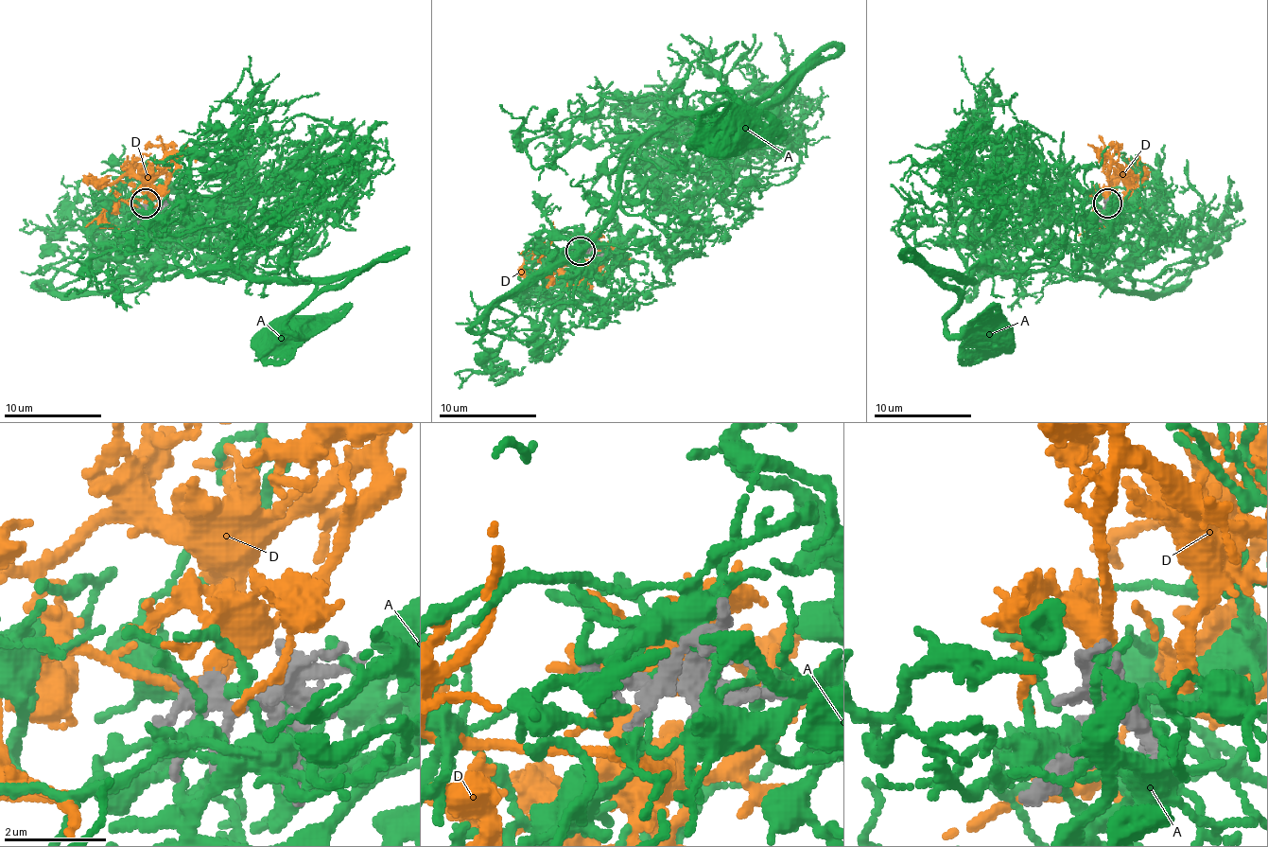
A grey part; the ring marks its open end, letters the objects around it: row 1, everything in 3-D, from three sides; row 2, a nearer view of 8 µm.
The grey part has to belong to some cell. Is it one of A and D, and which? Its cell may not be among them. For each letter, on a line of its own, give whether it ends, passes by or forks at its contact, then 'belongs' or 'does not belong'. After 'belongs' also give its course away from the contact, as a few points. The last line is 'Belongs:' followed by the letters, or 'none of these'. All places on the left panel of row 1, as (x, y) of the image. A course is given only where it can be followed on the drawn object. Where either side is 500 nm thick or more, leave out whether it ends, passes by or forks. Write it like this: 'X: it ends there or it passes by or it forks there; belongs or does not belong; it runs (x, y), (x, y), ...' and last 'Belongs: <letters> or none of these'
A: it passes by; does not belong
D: it ends there; belongs
Belongs: D

